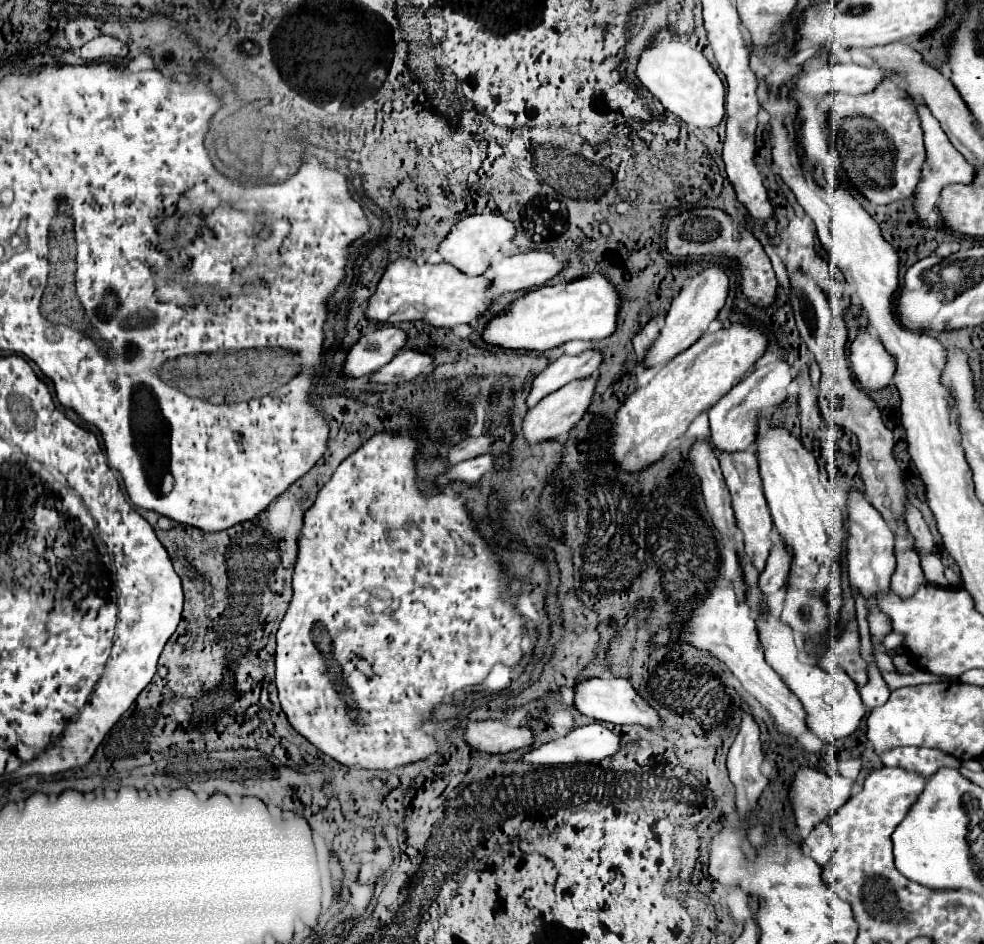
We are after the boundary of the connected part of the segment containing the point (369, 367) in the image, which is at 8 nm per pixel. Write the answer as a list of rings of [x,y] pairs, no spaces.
[[[385,325],[371,335],[361,337],[347,355],[343,375],[361,377],[387,365],[407,343],[407,331]]]

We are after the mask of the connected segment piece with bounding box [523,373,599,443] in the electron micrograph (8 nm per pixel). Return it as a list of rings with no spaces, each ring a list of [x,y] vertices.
[[[599,373],[589,375],[585,379],[577,379],[571,381],[569,385],[549,393],[547,397],[543,397],[533,409],[529,409],[525,423],[523,423],[523,433],[525,439],[529,443],[537,443],[537,441],[545,441],[545,439],[555,439],[555,437],[565,437],[571,427],[581,421],[581,417],[587,413],[589,405],[593,403],[593,393],[597,389],[597,381],[599,381]]]

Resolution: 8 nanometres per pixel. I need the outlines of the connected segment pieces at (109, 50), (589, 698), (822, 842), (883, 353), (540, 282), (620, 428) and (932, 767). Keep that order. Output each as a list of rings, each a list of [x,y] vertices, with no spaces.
[[[99,35],[91,39],[87,45],[83,45],[79,53],[83,59],[115,59],[115,57],[125,57],[127,51],[129,51],[127,43],[119,41],[117,37]]]
[[[607,677],[607,679],[587,679],[577,683],[575,687],[575,707],[597,721],[607,721],[613,725],[639,725],[649,731],[659,733],[663,729],[663,721],[659,713],[633,689],[629,679],[617,679],[617,677]]]
[[[829,821],[819,823],[819,825],[809,833],[809,837],[805,839],[805,845],[809,847],[809,855],[813,857],[813,861],[817,861],[817,865],[825,867],[825,865],[831,861],[835,849],[837,849],[835,839],[833,839],[833,835],[831,835],[831,825],[829,825]]]
[[[869,327],[859,329],[857,339],[851,343],[849,361],[855,379],[867,391],[883,389],[893,379],[895,373],[893,355],[889,355],[885,345],[881,345],[879,337],[875,337]]]
[[[535,249],[493,261],[493,265],[485,271],[485,277],[493,281],[491,289],[501,295],[507,291],[543,287],[547,281],[555,279],[565,267],[567,263],[559,261],[553,253]]]
[[[733,323],[731,327],[703,335],[689,349],[665,363],[657,375],[647,385],[639,387],[617,411],[611,443],[619,467],[631,471],[655,463],[667,451],[669,443],[687,431],[689,423],[699,413],[711,409],[745,377],[765,355],[767,347],[769,337],[765,331],[753,325]]]
[[[899,747],[891,749],[881,755],[883,765],[887,767],[901,767],[905,771],[921,773],[921,777],[933,777],[937,769],[941,767],[957,767],[959,761],[937,751],[937,749],[925,749],[925,747]]]

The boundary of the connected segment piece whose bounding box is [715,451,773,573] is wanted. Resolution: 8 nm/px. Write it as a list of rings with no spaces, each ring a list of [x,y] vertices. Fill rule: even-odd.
[[[715,451],[719,463],[721,463],[721,471],[725,477],[725,483],[729,487],[731,499],[733,499],[733,509],[735,509],[735,517],[737,517],[737,527],[743,533],[745,539],[745,553],[749,555],[749,559],[753,561],[753,567],[761,573],[761,569],[765,569],[765,559],[769,557],[771,551],[771,531],[773,531],[773,521],[765,503],[765,497],[761,493],[761,479],[757,473],[757,459],[751,453],[745,451],[737,451],[737,453],[721,453]]]

